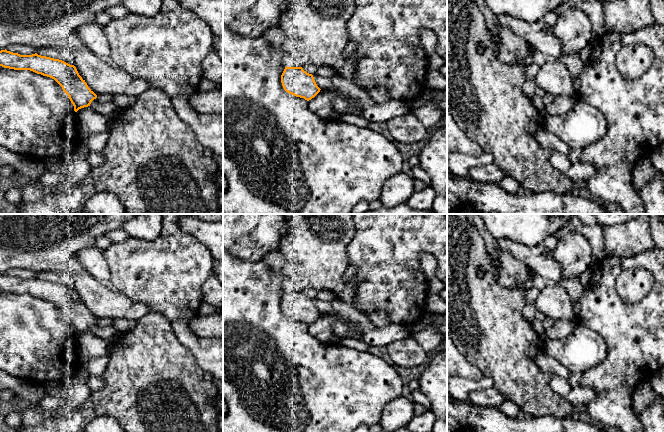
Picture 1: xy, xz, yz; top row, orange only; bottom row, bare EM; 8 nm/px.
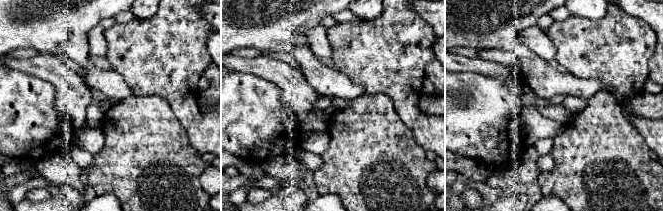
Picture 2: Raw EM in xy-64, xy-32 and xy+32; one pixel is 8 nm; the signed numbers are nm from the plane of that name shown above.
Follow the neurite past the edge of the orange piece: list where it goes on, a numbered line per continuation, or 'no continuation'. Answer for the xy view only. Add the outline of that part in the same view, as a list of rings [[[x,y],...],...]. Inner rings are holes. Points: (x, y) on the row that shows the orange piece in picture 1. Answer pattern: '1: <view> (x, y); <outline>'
1: xy (109, 109); [[[97,98],[91,102],[90,107],[93,108],[97,113],[110,118],[120,110],[112,101],[102,103],[99,102]]]

